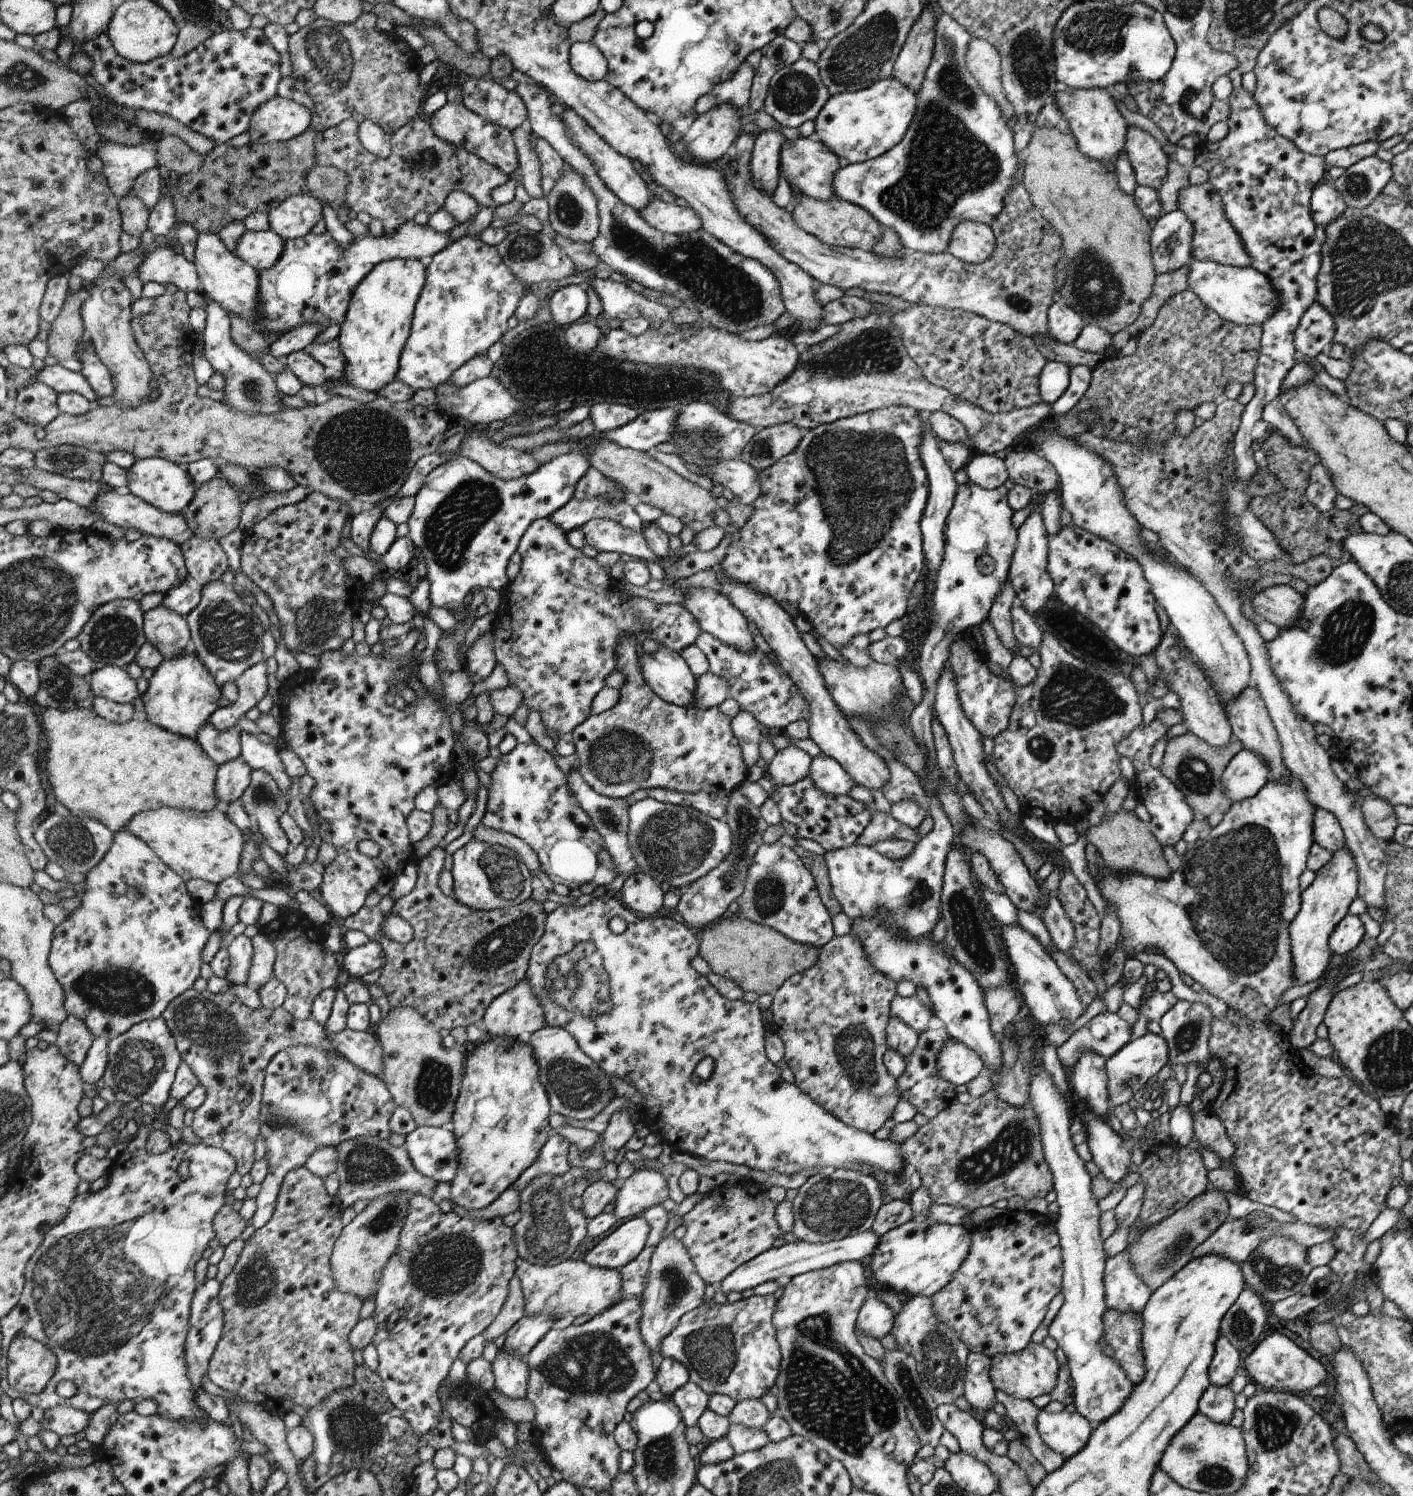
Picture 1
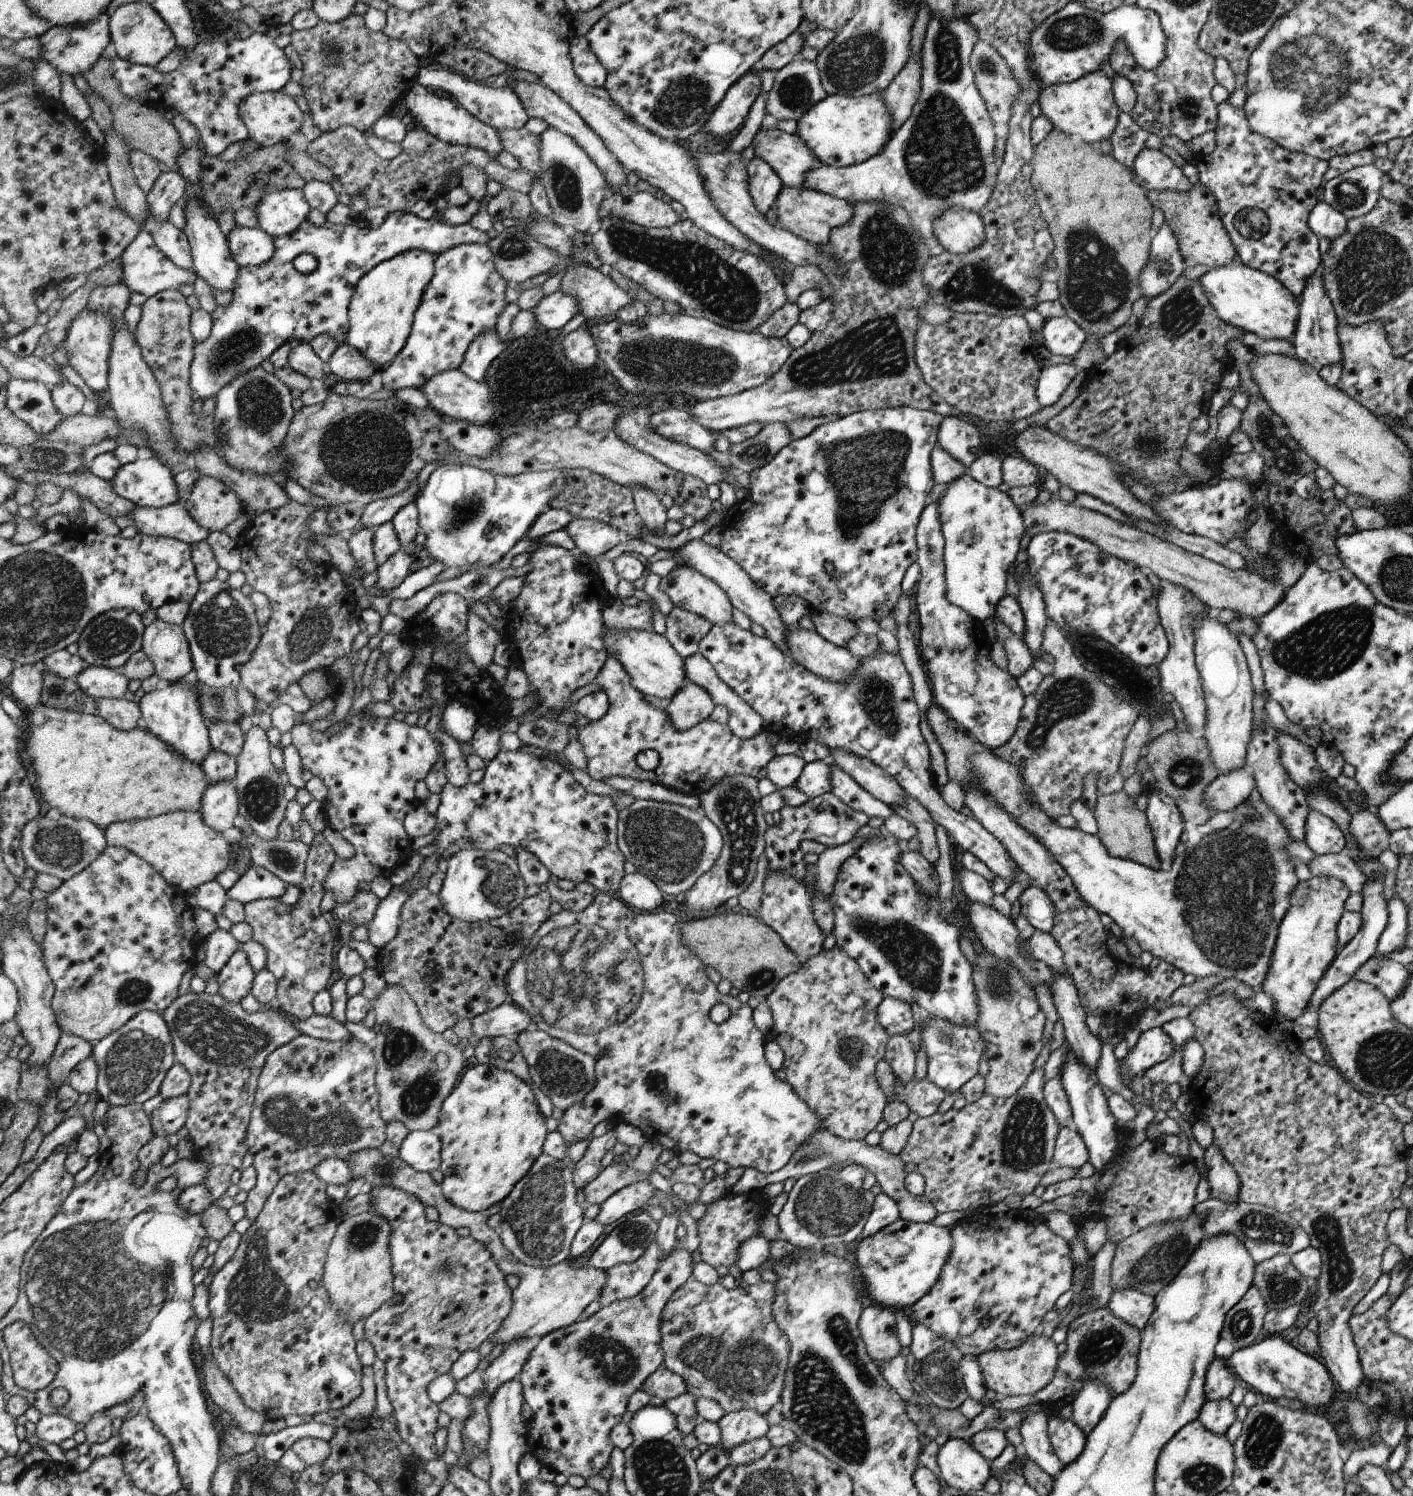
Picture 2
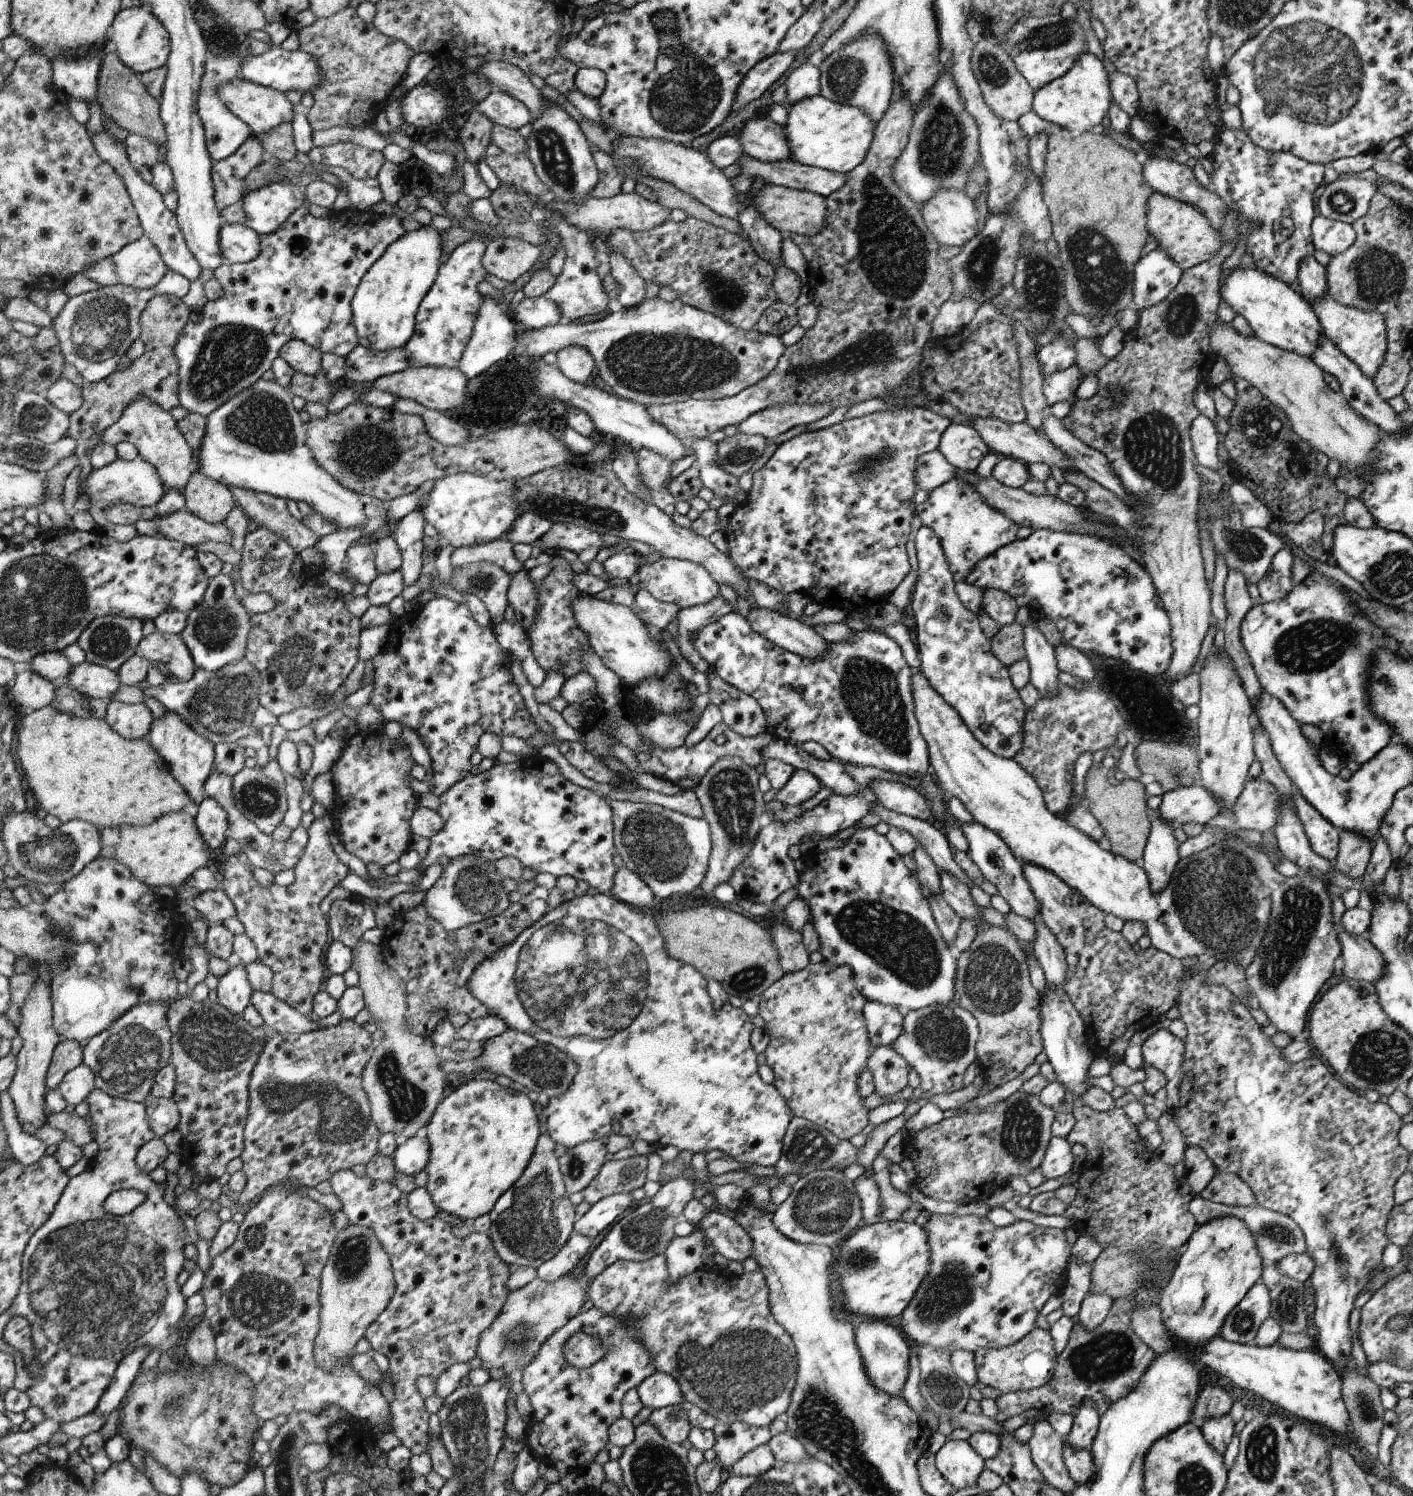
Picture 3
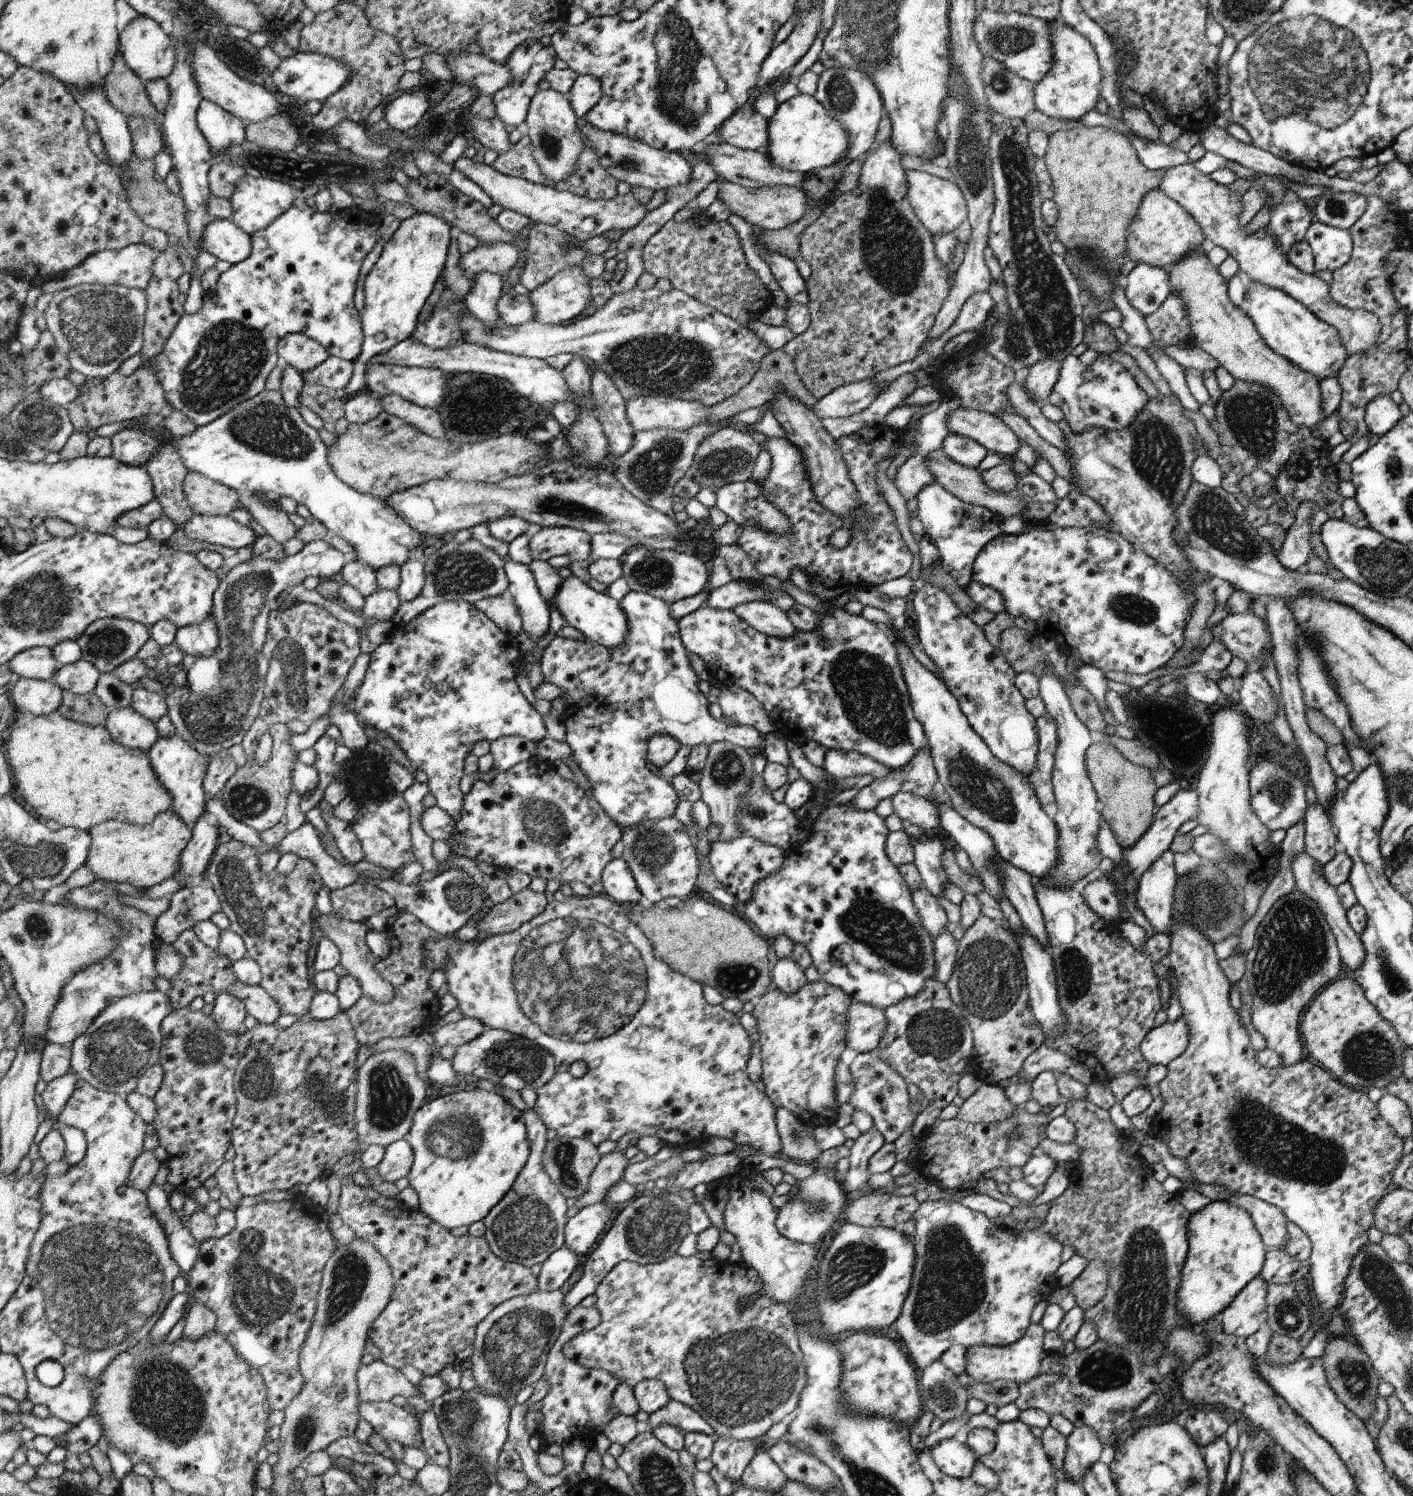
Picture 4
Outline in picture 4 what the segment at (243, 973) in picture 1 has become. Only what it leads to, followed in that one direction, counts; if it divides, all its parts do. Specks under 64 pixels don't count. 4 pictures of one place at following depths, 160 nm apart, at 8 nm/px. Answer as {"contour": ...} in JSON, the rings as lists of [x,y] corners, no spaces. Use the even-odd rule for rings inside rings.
{"contour":[[[220,993],[209,1015],[221,1029],[228,1033],[238,1033],[243,1029],[242,1024],[248,1014],[245,1004],[239,998],[228,993]]]}

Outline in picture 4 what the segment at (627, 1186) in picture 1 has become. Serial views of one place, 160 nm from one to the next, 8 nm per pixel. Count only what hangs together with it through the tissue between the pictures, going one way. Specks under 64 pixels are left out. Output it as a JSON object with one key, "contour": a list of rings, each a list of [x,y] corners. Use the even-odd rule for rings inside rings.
{"contour":[[[602,1201],[580,1209],[566,1226],[564,1246],[572,1249],[577,1256],[584,1254],[602,1237],[610,1218],[610,1204]]]}

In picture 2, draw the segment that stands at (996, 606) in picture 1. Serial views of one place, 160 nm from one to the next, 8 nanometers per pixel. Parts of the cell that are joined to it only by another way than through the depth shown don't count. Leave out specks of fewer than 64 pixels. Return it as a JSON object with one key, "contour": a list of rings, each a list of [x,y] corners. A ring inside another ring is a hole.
{"contour":[[[992,616],[996,624],[997,640],[1004,642],[1008,657],[1008,672],[1014,677],[1021,677],[1030,667],[1033,666],[1034,658],[1030,649],[1023,641],[1023,637],[1014,634],[999,618]]]}

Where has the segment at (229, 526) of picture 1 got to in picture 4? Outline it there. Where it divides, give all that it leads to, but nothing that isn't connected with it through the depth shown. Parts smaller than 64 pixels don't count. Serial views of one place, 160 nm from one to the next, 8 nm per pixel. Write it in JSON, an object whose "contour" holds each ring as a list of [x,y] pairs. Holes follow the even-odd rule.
{"contour":[[[196,471],[186,476],[183,491],[196,515],[229,515],[238,504],[237,490]]]}

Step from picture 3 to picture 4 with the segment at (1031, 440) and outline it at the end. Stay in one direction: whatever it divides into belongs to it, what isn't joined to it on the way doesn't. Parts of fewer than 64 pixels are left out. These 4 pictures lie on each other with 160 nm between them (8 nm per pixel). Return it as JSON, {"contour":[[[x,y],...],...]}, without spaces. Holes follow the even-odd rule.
{"contour":[[[962,406],[955,408],[949,412],[948,423],[949,434],[968,437],[981,444],[990,453],[996,453],[1005,460],[1014,457],[1018,448],[1020,448],[1020,439],[1005,425],[996,415],[987,413],[986,411],[967,409]]]}

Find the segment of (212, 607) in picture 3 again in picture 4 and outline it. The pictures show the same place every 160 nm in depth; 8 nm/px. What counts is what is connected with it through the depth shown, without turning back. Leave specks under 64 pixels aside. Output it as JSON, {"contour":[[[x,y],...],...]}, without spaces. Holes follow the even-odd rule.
{"contour":[[[210,615],[200,624],[179,628],[174,643],[185,655],[209,657],[215,654],[219,640],[218,621]]]}

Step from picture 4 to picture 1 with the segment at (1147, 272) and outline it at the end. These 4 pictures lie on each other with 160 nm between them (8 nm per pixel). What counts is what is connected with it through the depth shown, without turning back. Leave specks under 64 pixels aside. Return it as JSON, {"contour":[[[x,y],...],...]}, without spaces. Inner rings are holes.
{"contour":[[[1180,210],[1153,221],[1151,255],[1158,275],[1182,268],[1192,260],[1193,224]]]}

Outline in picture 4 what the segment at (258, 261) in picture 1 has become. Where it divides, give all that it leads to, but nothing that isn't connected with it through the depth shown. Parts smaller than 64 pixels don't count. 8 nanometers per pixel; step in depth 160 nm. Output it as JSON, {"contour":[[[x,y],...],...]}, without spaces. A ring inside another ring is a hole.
{"contour":[[[213,219],[207,224],[201,250],[214,254],[218,260],[236,264],[251,254],[251,243],[252,236],[230,219]]]}

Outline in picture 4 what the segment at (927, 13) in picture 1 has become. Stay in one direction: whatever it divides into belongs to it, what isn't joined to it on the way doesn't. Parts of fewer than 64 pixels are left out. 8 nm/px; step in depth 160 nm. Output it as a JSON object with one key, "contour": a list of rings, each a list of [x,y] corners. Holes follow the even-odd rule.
{"contour":[[[891,143],[878,145],[863,164],[860,172],[857,187],[855,189],[838,194],[836,198],[824,208],[821,215],[810,226],[807,226],[800,237],[801,256],[811,266],[811,275],[805,280],[809,301],[807,307],[811,314],[811,325],[801,335],[792,337],[784,346],[786,354],[789,354],[794,361],[795,369],[806,388],[812,392],[817,399],[830,395],[835,388],[843,384],[858,383],[862,379],[871,379],[882,371],[898,367],[900,363],[914,360],[922,351],[922,346],[927,341],[930,329],[935,323],[935,318],[948,296],[952,284],[949,282],[949,270],[942,264],[942,261],[935,253],[934,243],[931,234],[923,221],[916,216],[915,210],[907,199],[908,184],[906,171],[900,165],[901,154]],[[639,396],[634,399],[628,399],[625,401],[625,413],[630,423],[630,426],[638,432],[638,431],[649,431],[655,428],[667,428],[670,430],[683,431],[695,426],[695,424],[702,423],[704,421],[710,420],[710,410],[714,408],[710,408],[708,406],[704,406],[696,401],[687,401],[684,399],[677,399],[676,397],[671,396]]]}

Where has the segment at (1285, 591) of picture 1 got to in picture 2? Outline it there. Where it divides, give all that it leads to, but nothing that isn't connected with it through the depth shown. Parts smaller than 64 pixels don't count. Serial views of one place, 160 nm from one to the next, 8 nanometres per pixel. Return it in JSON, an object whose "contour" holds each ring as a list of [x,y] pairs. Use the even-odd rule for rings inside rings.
{"contour":[[[1056,495],[1043,503],[1030,503],[1028,508],[1021,511],[1021,515],[1029,537],[1050,531],[1075,534],[1084,540],[1092,541],[1112,556],[1133,562],[1146,572],[1152,571],[1157,575],[1157,579],[1183,586],[1211,611],[1219,612],[1228,608],[1244,618],[1255,619],[1265,615],[1278,604],[1286,591],[1278,578],[1265,579],[1260,572],[1247,572],[1245,568],[1233,571],[1203,556],[1192,554],[1170,541],[1162,540],[1132,525],[1116,522],[1101,512],[1080,508]]]}

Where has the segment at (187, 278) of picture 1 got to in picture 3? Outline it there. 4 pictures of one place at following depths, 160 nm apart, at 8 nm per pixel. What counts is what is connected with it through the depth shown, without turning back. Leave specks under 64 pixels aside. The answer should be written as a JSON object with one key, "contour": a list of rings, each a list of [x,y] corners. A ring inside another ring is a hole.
{"contour":[[[142,235],[138,240],[126,244],[122,251],[96,263],[84,271],[84,276],[97,282],[99,285],[126,285],[137,289],[151,289],[156,286],[167,273],[167,263],[164,262],[158,246],[151,237]]]}

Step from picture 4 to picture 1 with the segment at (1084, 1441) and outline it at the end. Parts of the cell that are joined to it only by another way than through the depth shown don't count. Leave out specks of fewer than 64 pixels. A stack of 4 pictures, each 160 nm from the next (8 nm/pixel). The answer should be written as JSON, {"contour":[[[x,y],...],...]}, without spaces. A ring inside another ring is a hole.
{"contour":[[[1033,1065],[1031,1073],[1033,1078],[1029,1099],[1041,1128],[1040,1146],[1053,1174],[1053,1189],[1058,1202],[1058,1218],[1054,1227],[1059,1236],[1063,1260],[1061,1292],[1065,1301],[1048,1327],[1048,1332],[1068,1360],[1074,1382],[1074,1410],[1096,1426],[1110,1418],[1125,1403],[1135,1384],[1124,1374],[1124,1368],[1103,1352],[1103,1314],[1108,1309],[1103,1272],[1107,1256],[1099,1231],[1101,1212],[1098,1201],[1092,1194],[1093,1178],[1086,1171],[1086,1163],[1075,1151],[1070,1132],[1070,1110],[1064,1096],[1058,1092],[1044,1068]]]}

